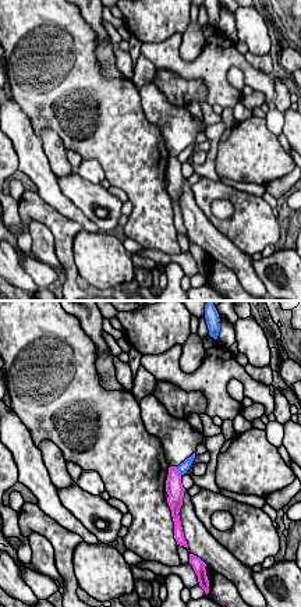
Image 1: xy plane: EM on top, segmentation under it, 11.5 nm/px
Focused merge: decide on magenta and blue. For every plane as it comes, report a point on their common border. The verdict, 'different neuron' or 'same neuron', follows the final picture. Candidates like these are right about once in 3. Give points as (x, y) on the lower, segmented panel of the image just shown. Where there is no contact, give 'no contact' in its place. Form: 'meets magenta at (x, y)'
meets magenta at (177, 471)

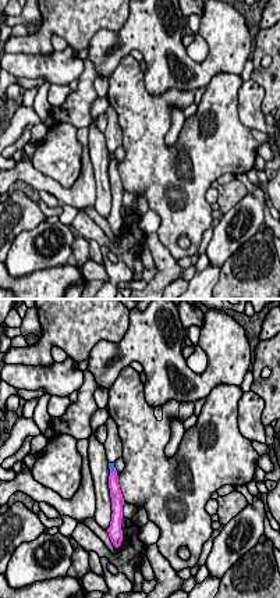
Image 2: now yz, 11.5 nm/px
meets magenta at (112, 470)

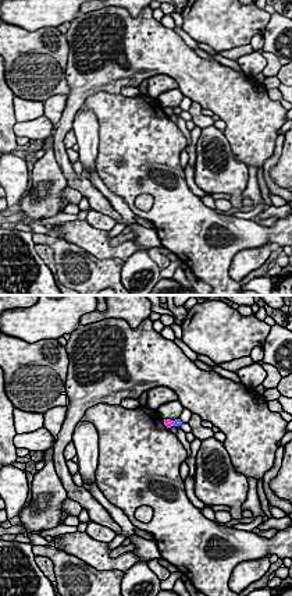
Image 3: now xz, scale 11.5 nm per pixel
meets magenta at (173, 424)

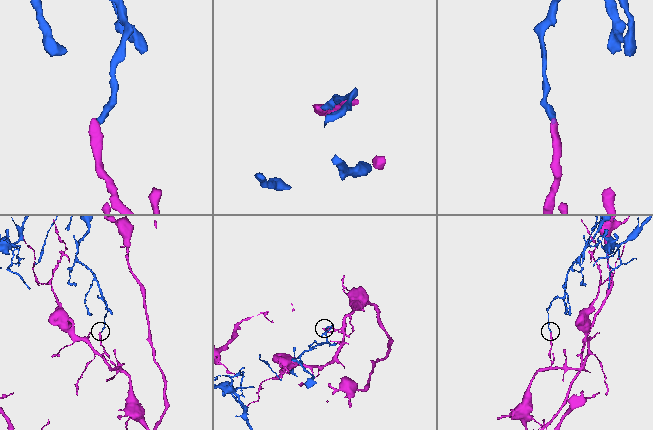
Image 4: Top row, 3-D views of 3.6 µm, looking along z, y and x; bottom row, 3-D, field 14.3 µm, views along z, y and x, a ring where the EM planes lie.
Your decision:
different neuron

